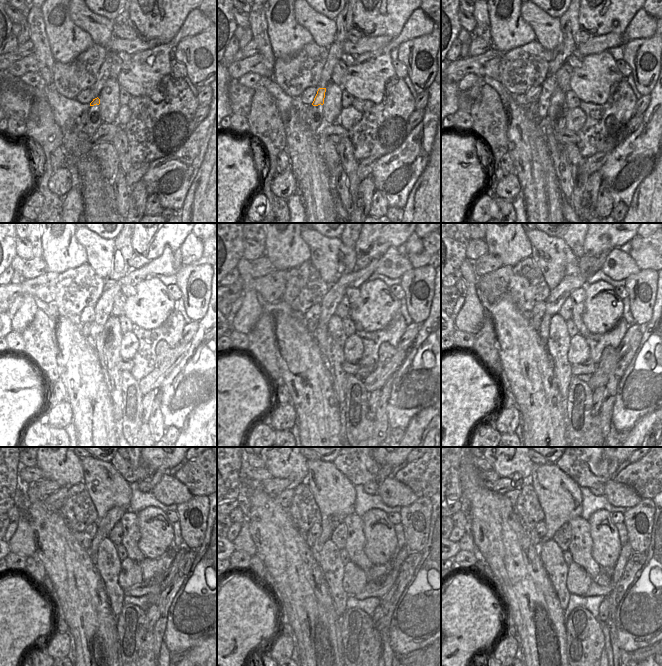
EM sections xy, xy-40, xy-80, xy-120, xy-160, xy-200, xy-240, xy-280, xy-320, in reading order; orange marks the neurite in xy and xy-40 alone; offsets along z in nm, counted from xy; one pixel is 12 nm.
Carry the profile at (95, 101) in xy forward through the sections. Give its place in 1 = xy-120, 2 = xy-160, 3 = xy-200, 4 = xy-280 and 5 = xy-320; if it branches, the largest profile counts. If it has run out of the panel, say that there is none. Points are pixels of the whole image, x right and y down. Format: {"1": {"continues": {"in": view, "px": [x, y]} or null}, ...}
{"1": {"continues": {"in": "xy-120", "px": [103, 309]}}, "2": {"continues": {"in": "xy-160", "px": [355, 279]}}, "3": {"continues": {"in": "xy-200", "px": [557, 296]}}, "4": {"continues": {"in": "xy-280", "px": [384, 471]}}, "5": {"continues": {"in": "xy-320", "px": [612, 467]}}}

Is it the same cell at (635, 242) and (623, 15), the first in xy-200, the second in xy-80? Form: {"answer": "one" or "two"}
{"answer": "two"}

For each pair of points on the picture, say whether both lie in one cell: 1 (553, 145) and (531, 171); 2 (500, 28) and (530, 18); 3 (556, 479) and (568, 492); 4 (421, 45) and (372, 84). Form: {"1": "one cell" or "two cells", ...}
{"1": "two cells", "2": "two cells", "3": "one cell", "4": "two cells"}

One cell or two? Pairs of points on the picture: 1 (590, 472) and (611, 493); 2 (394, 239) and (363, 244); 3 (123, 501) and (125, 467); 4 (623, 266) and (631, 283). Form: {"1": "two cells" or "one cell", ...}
{"1": "two cells", "2": "one cell", "3": "two cells", "4": "two cells"}

